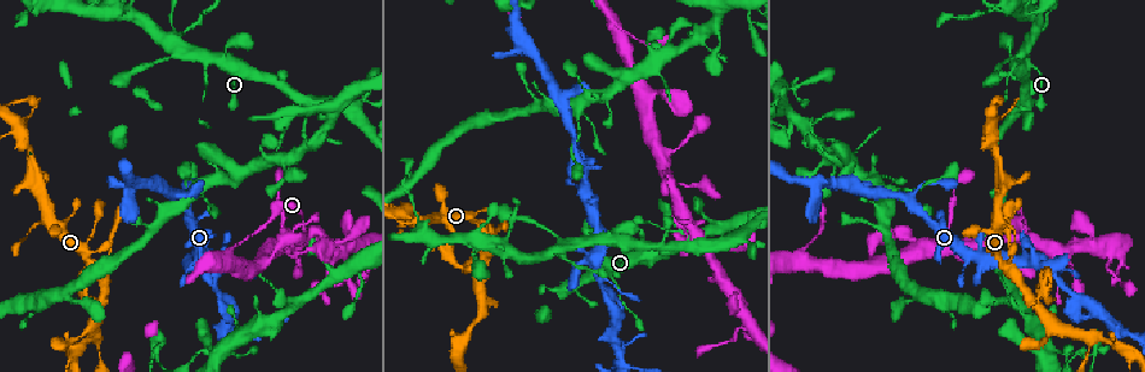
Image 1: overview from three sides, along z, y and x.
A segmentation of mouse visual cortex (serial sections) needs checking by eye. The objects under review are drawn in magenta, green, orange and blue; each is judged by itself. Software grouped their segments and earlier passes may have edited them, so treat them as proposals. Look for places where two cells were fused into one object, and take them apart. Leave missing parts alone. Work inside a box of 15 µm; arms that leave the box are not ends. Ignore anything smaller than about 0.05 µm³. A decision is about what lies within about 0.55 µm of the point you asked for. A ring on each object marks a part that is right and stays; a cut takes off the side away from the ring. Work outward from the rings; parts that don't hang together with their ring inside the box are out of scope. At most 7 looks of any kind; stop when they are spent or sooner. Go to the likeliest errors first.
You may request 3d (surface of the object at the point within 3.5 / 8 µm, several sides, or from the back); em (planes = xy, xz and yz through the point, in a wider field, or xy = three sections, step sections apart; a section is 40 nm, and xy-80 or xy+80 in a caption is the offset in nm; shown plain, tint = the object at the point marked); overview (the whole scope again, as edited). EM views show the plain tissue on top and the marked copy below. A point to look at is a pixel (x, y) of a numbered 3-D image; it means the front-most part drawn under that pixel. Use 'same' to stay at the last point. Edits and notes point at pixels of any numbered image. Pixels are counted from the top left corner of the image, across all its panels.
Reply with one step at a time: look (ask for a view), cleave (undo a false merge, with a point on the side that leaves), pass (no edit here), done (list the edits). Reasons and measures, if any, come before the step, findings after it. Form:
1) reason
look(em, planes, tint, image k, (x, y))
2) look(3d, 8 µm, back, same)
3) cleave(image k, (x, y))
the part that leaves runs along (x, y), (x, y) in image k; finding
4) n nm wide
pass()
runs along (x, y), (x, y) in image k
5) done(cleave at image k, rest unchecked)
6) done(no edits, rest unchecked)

look(3d, 8 µm, image 1, (86, 294))

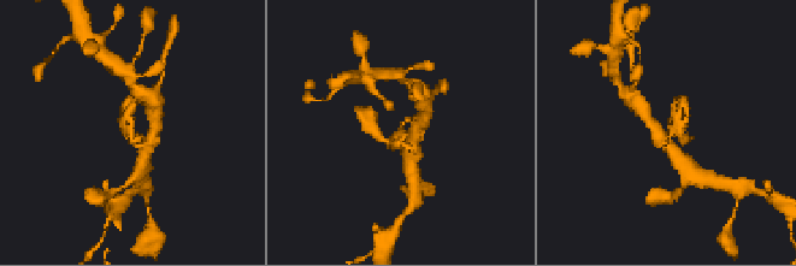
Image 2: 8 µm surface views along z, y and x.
look(3d, 3.5 µm, image 2, (673, 127))

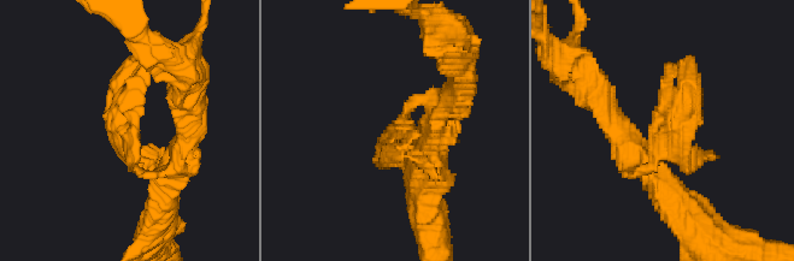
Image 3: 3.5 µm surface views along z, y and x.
shape alone is not enough
look(em, xy, step 2, tint, image 3, (126, 133))

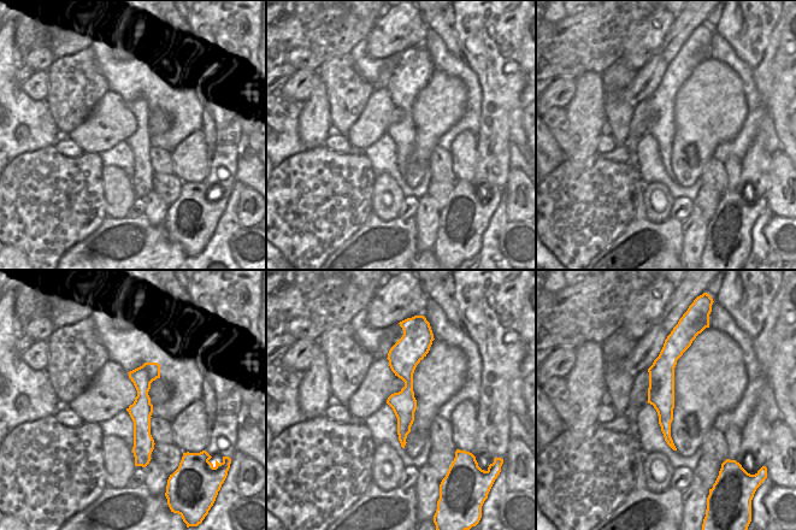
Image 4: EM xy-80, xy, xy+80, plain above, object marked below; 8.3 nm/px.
pass()
runs along (643, 170), (690, 63) in image 3; continuous, no second cell

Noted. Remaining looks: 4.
sharp bend
look(3d, 8 µm, image 1, (1135, 334))

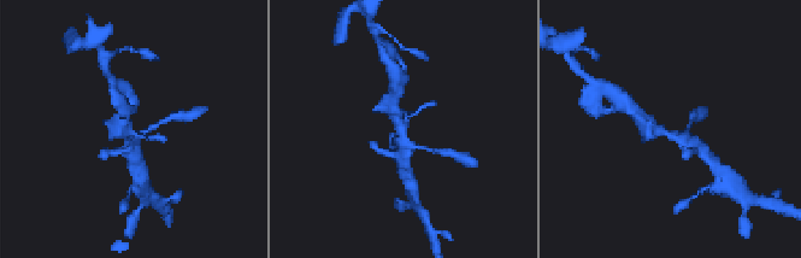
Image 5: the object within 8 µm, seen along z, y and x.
look(3d, 3.5 µm, image 5, (131, 140))

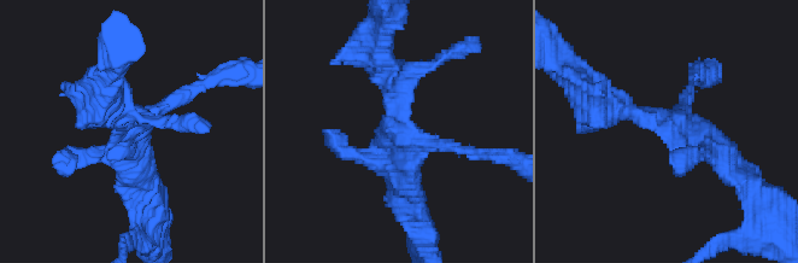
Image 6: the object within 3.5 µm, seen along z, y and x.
pass()
runs along (379, 47), (409, 134), (457, 146) in image 6; continuous, no second cell

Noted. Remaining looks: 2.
calibre changes
look(3d, 8 µm, back, image 1, (669, 169))

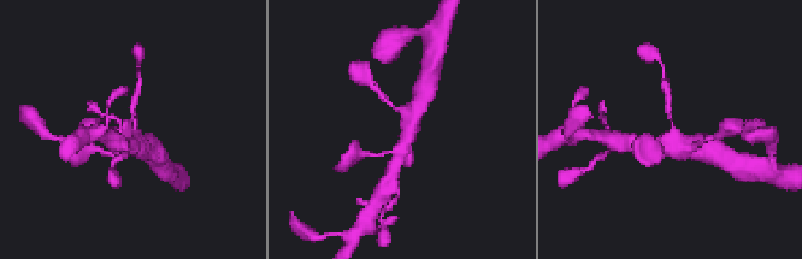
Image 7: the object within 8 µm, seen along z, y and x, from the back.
arms of 200, 450 nm
look(em, xy, step 5, tint, image 7, (672, 126))

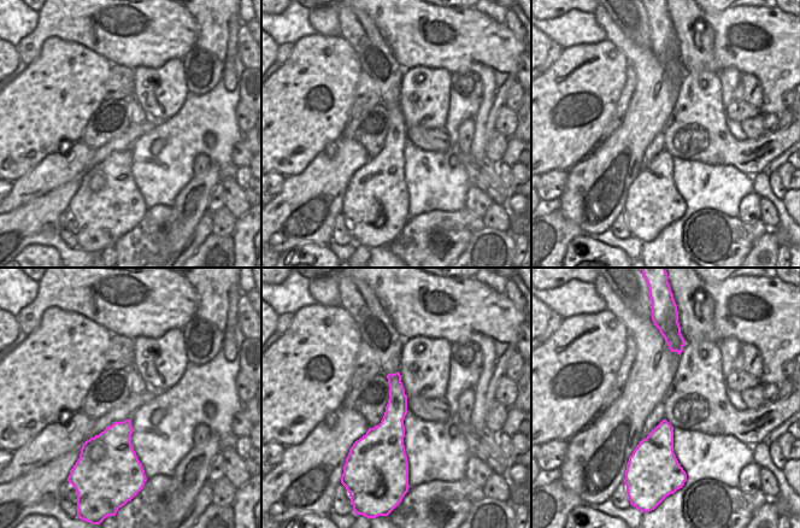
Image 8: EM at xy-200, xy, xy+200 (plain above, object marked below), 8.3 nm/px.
pass()
continuous, no second cell

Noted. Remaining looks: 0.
done(no edits, rest unchecked)

